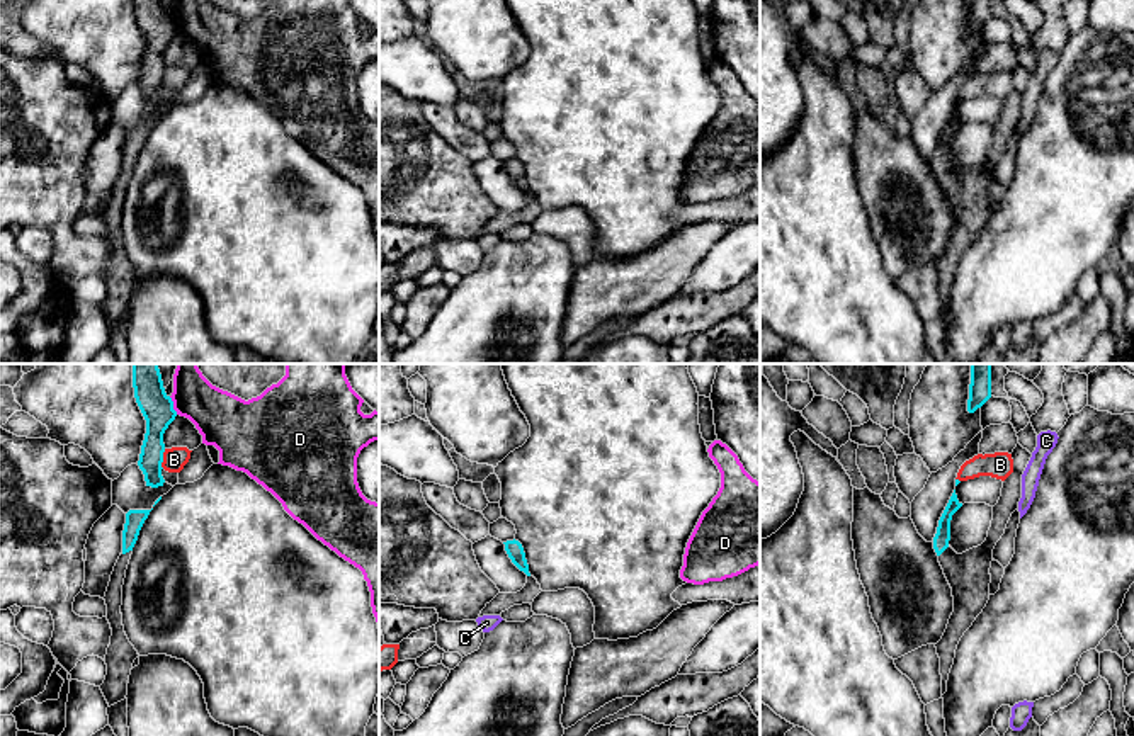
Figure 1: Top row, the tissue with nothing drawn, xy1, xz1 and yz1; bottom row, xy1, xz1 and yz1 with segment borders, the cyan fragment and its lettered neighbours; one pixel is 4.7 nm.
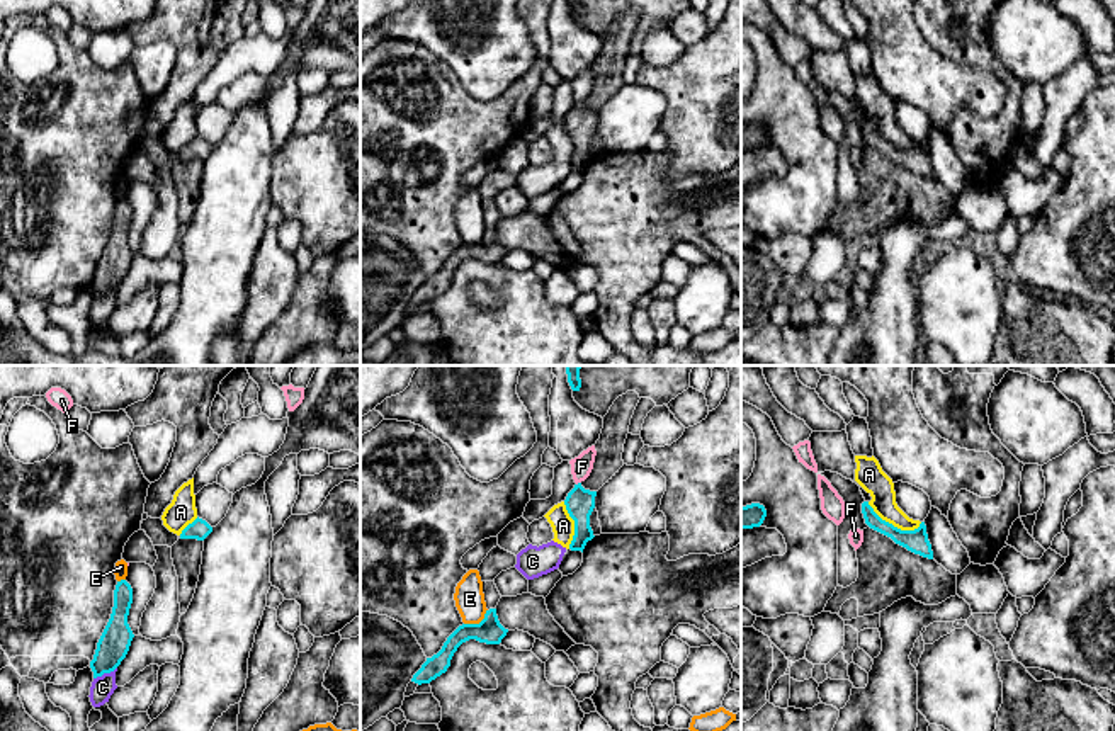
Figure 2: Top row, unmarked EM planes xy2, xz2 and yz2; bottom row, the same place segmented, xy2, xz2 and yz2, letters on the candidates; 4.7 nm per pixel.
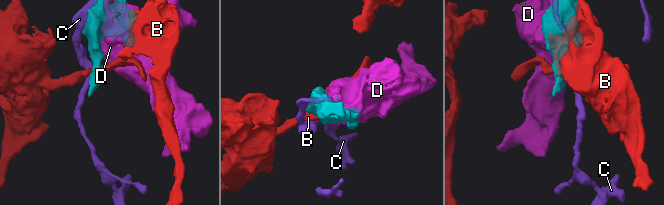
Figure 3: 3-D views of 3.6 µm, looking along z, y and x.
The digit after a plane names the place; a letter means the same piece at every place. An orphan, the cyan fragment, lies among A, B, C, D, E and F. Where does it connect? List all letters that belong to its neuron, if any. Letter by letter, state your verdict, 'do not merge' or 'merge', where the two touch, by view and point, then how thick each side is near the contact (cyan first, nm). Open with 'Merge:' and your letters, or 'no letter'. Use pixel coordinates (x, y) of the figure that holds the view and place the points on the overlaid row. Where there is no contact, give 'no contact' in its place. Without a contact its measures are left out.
Merge: no letter
A: do not merge; contact yz2 (893, 526); calibres 110 and 120 nm
B: do not merge; contact xy1 (162, 459); calibres 150 and 110 nm
C: do not merge; contact xy2 (104, 672); calibres 150 and 110 nm
D: do not merge; contact xy1 (172, 405); calibres 150 and 260 nm
E: do not merge; contact xz2 (480, 623); calibres 120 and 140 nm
F: do not merge; contact xz2 (578, 483); calibres 140 and 100 nm

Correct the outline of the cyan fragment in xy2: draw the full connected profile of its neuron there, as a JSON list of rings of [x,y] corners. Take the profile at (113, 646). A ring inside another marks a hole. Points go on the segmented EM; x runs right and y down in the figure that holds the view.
[[[126,580],[117,581],[110,619],[97,643],[90,668],[93,678],[114,672],[126,658],[134,638],[127,615],[133,604],[133,588]]]

